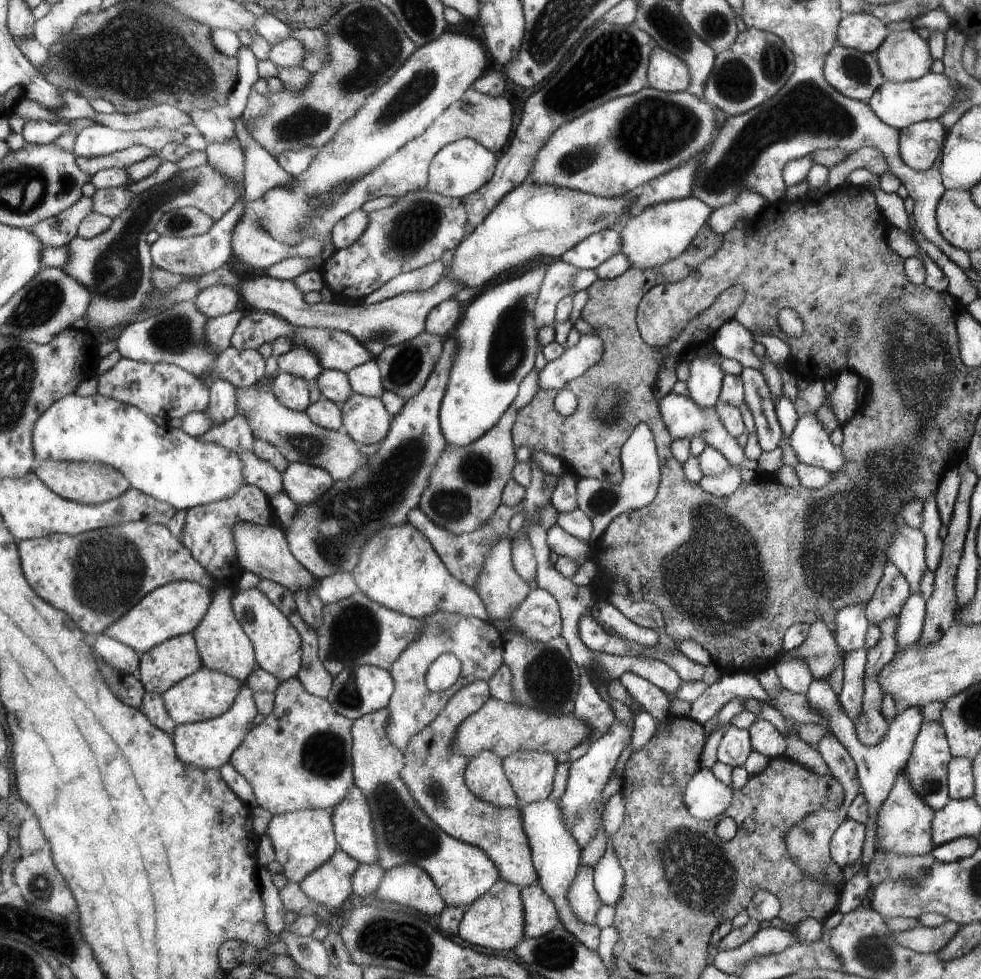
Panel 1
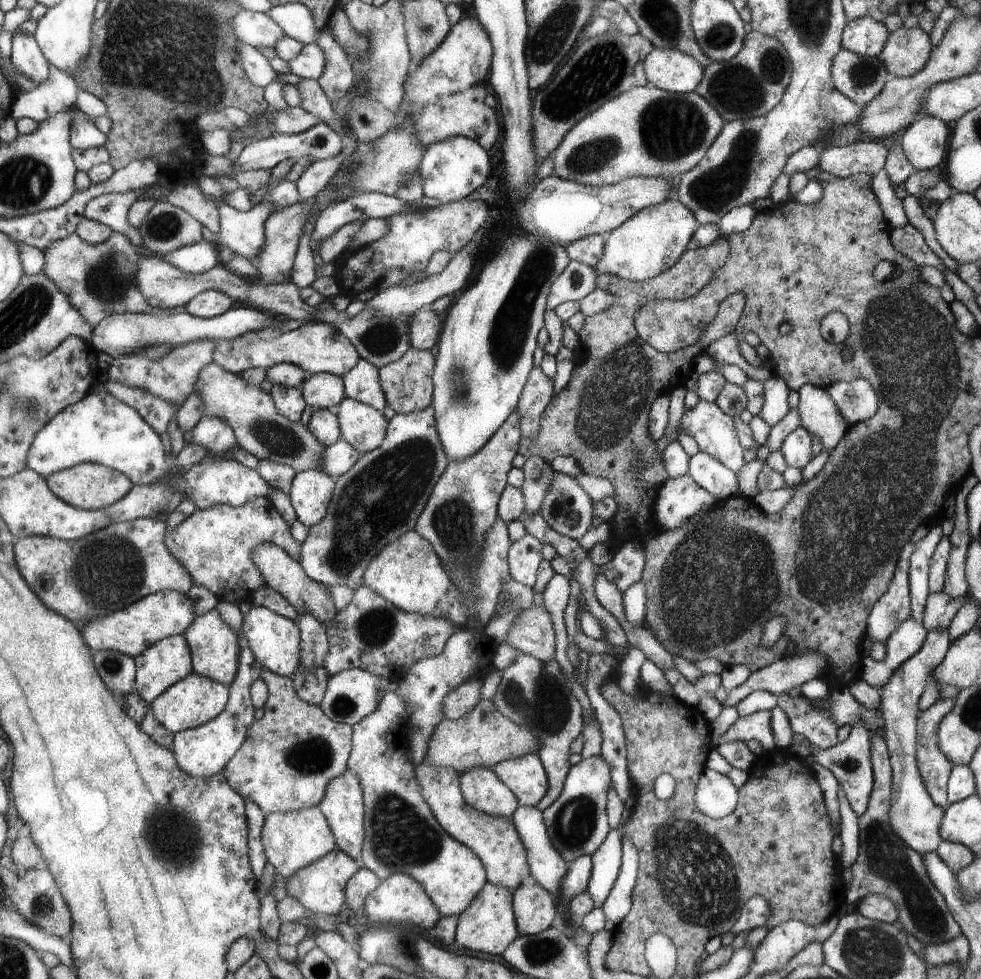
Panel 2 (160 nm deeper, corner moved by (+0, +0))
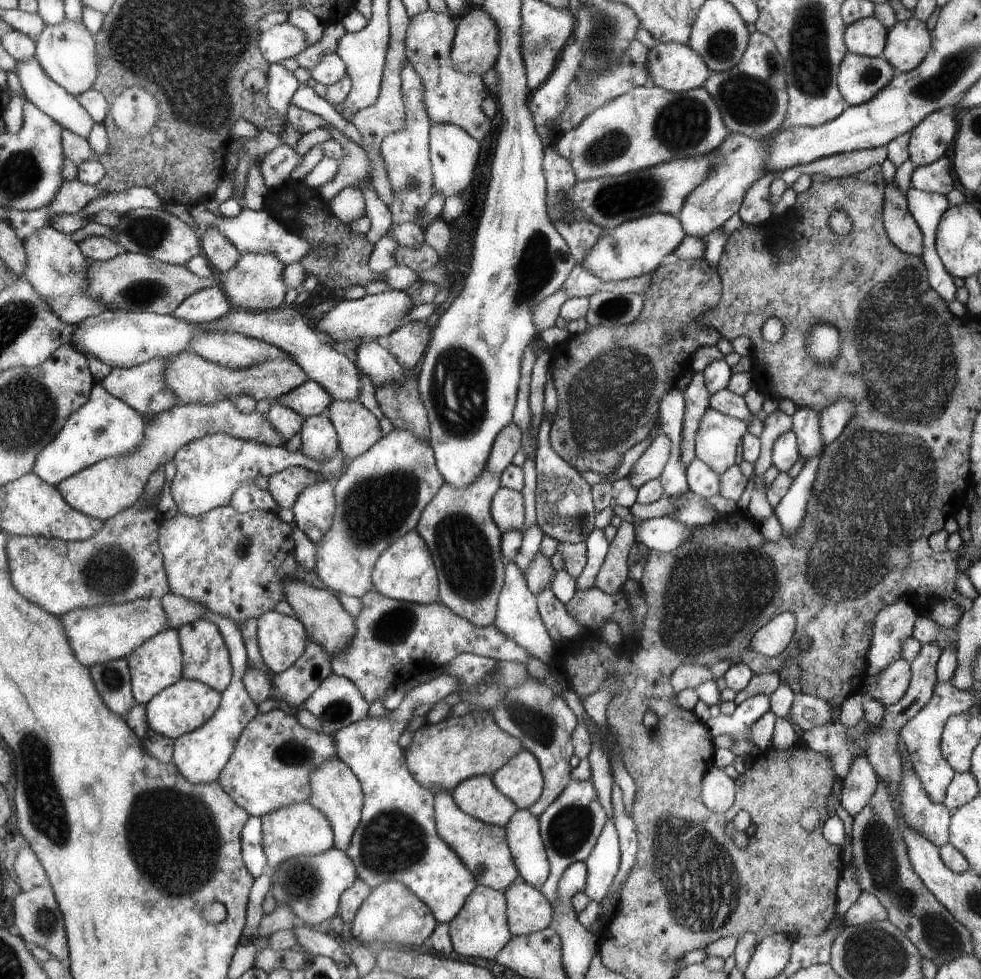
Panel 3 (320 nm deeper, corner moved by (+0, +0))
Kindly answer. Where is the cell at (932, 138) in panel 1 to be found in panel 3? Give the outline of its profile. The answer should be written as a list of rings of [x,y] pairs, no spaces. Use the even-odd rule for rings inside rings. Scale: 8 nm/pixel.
[[[945,109],[930,112],[908,132],[908,159],[915,167],[942,157],[955,136],[955,122]]]

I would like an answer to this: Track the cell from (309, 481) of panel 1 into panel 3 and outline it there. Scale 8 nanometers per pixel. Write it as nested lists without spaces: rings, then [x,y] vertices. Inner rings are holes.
[[[325,480],[306,486],[296,496],[291,509],[298,530],[313,544],[319,542],[332,526],[332,516],[336,510],[332,484]]]

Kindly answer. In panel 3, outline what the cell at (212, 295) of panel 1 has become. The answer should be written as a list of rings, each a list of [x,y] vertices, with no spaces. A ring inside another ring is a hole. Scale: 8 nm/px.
[[[221,286],[207,287],[185,299],[172,315],[190,323],[212,323],[230,309],[227,299]]]

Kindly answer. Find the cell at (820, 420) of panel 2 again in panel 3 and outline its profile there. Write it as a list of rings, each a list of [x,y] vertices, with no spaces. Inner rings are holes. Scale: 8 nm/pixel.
[[[807,406],[796,407],[792,414],[791,431],[796,433],[796,440],[799,444],[799,457],[808,459],[812,456],[820,456],[825,446],[821,442],[819,428],[819,412]]]

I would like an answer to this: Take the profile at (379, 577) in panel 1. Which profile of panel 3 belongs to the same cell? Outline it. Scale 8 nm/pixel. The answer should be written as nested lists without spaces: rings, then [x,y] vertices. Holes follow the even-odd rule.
[[[414,528],[379,556],[371,577],[374,590],[387,598],[419,604],[439,603],[439,574],[429,548]]]

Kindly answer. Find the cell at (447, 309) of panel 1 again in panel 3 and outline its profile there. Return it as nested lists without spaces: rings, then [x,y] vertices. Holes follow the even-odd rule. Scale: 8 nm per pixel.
[[[409,321],[391,331],[388,351],[405,371],[417,369],[431,340],[431,330],[424,321]]]

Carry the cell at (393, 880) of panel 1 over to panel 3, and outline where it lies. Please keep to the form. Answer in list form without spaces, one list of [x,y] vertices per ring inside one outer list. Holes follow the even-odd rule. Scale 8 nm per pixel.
[[[397,881],[381,883],[371,889],[365,900],[358,906],[351,921],[350,933],[346,935],[352,942],[368,947],[419,946],[436,928],[432,909],[419,900],[404,884]]]

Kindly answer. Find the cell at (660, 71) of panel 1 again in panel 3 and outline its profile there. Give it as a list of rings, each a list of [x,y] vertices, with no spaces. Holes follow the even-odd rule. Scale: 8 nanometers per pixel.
[[[657,43],[648,48],[649,84],[680,93],[701,87],[711,71],[688,43]]]

